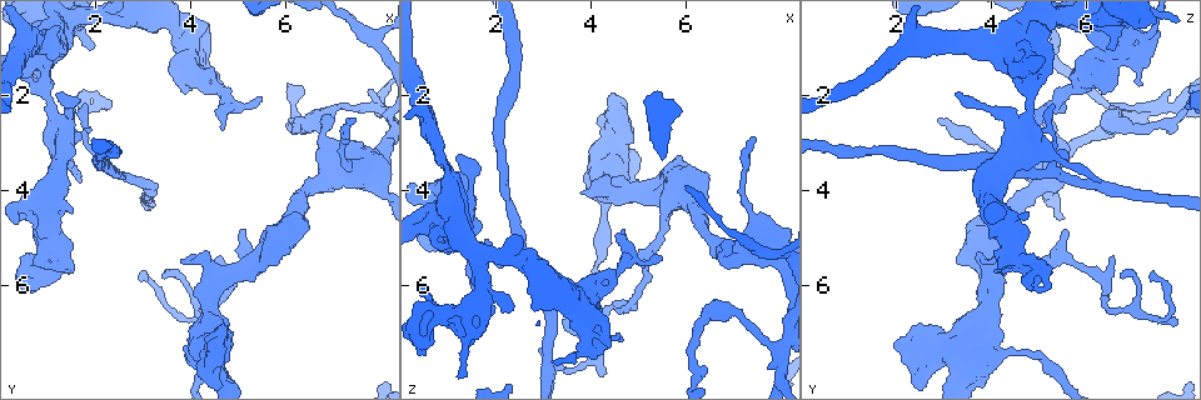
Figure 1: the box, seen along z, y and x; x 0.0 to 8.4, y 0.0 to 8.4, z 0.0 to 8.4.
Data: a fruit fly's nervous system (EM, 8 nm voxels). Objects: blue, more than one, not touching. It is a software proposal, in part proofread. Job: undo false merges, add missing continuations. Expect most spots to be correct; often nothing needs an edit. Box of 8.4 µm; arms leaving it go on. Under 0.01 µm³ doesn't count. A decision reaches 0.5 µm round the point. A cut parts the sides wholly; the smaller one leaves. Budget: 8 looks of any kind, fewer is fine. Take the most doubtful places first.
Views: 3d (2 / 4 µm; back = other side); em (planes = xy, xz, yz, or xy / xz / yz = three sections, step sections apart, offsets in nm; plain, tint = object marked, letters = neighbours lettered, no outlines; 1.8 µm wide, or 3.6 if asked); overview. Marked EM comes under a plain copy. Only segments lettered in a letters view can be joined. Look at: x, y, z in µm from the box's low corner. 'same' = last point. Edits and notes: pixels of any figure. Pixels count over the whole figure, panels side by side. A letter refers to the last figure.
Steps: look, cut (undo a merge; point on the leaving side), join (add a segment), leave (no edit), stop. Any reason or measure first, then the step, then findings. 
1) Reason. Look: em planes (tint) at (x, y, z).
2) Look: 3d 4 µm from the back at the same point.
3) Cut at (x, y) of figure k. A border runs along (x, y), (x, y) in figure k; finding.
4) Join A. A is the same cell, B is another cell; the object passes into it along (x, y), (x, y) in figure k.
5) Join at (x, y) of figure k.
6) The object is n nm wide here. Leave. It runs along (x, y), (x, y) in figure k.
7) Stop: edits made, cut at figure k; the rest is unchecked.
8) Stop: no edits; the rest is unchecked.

Look: 3d 4 µm at (3.85, 0.90, 6.50).

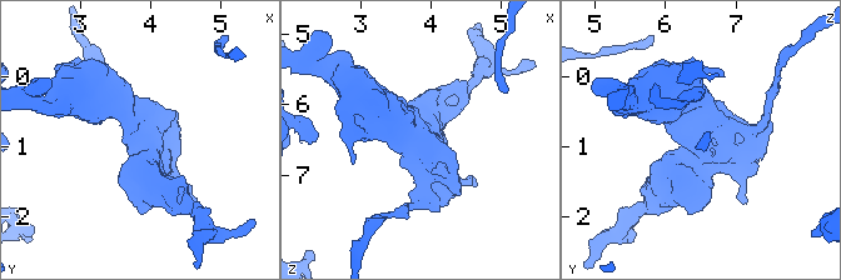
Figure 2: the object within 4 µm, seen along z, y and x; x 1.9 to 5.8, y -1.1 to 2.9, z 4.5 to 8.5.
Now the EM. Look: em planes (letters) at (3.85, 0.80, 6.40).

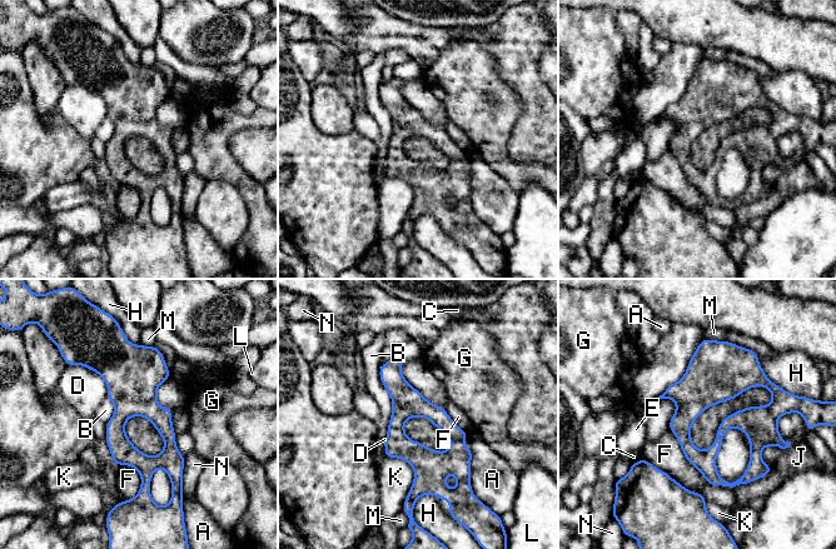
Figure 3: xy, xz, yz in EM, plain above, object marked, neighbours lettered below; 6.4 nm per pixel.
The longest contact is with F, 550 nm. Leave. A, B, C, D, E, F, G, H, J, K, L, M and N are other cells; a border runs along (381, 364), (386, 438) in figure 3; all the same neuron.

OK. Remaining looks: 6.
Thick turns thin. Look: em xz step 8 (tint) at (1.15, 0.65, 4.50).

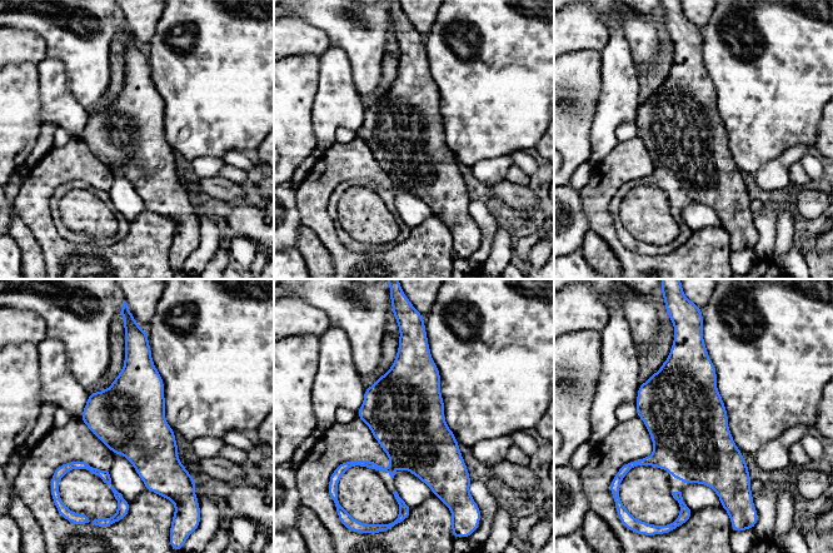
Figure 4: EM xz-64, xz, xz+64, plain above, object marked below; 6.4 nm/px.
Look: em xz step 8 (letters) at the same point.

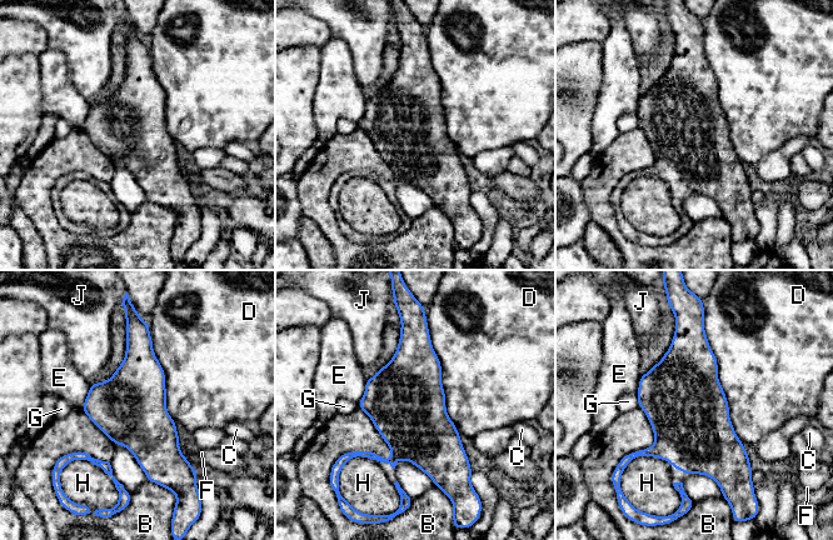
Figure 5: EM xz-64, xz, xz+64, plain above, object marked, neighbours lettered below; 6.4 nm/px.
Leave. B, C, D, E, F, G, H and J are other cells; continuous, no second neuron.

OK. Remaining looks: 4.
Looks like a crossing. Look: 3d 4 µm at (1.30, 2.70, 4.75).

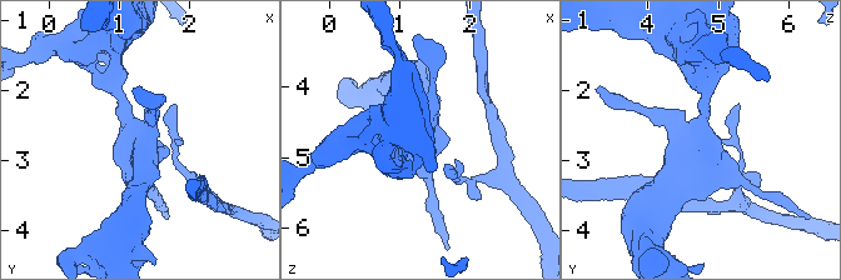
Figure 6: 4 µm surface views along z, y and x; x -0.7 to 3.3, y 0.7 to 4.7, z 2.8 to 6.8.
Need the tissue. Look: em 3.6 µm planes (letters) at (1.30, 2.75, 4.70).

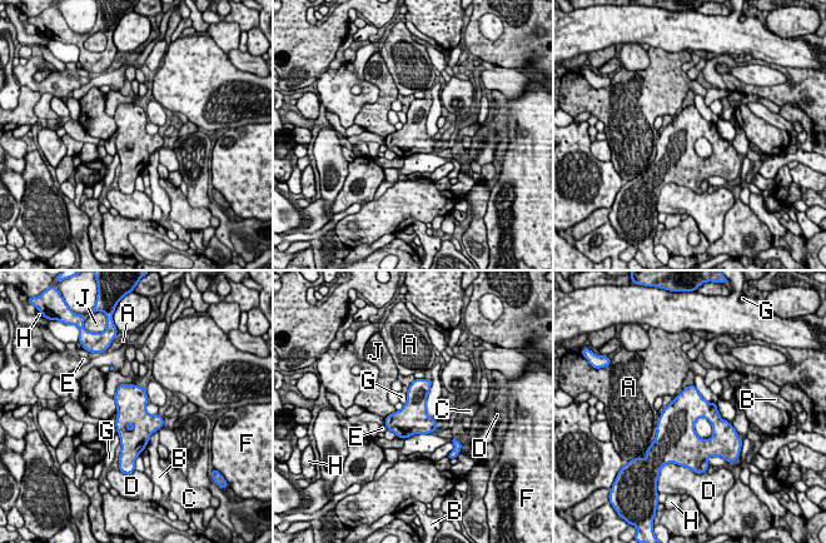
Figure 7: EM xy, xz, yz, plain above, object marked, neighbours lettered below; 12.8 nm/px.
Leave. A, B, C, D, E, F, G, H and J are other cells; a border runs along (404, 393), (406, 402), (403, 404) in figure 7; all the same neuron.

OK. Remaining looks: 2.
Stop: no edits; the rest is unchecked.

